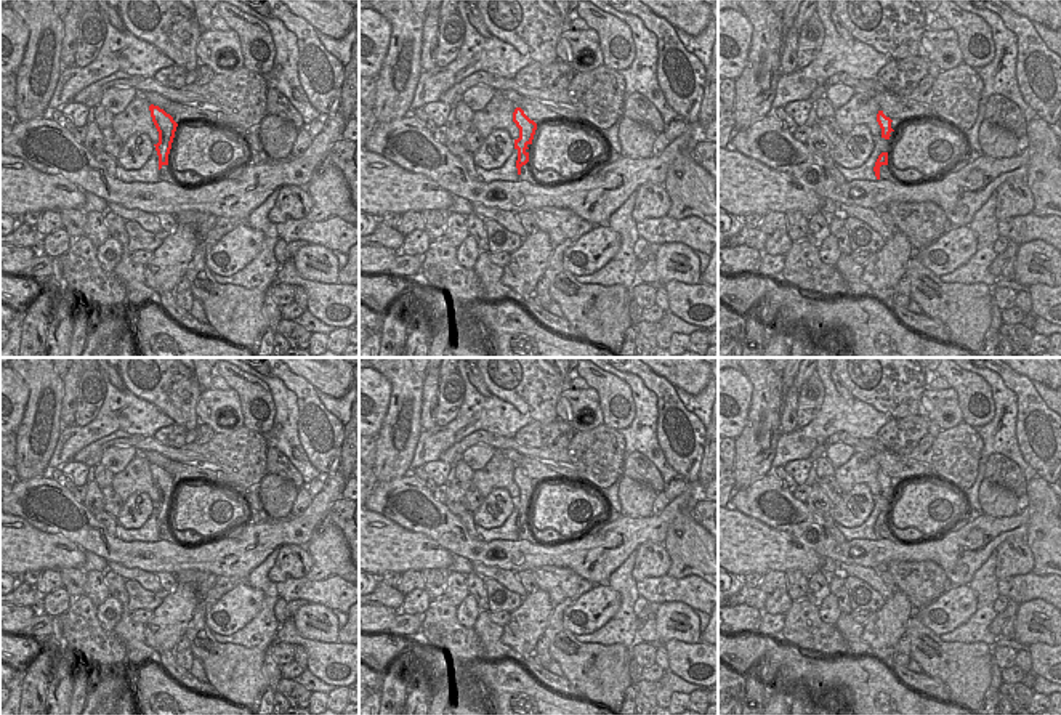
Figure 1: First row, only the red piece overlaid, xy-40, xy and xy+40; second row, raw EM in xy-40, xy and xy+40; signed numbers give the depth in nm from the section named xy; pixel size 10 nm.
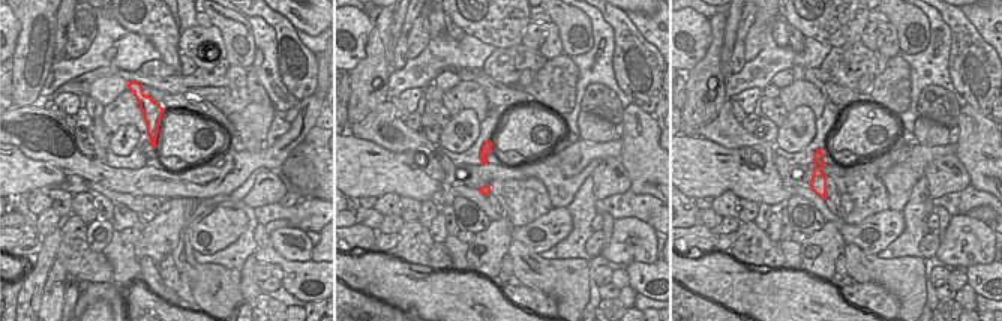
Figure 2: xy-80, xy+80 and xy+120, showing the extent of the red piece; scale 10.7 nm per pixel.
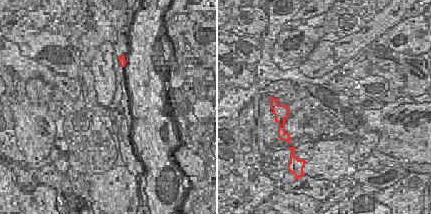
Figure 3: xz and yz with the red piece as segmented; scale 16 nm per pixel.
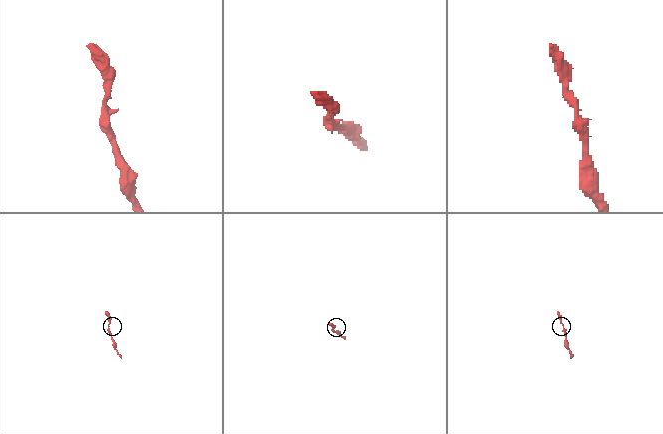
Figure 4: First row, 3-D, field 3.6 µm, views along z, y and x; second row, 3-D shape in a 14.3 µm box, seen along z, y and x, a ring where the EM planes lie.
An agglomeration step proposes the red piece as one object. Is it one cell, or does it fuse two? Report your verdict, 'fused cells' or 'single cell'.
single cell

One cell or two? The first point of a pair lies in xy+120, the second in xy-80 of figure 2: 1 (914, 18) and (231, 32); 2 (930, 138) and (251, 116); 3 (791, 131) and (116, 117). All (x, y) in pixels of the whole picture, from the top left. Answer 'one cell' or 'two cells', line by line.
1: one cell
2: one cell
3: two cells

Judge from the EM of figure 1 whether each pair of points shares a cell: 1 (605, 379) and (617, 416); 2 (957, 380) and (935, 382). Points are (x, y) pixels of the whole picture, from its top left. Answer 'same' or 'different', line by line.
1: same
2: different

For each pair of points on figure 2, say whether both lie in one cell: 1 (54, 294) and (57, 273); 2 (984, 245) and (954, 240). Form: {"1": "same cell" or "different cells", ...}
{"1": "same cell", "2": "same cell"}

